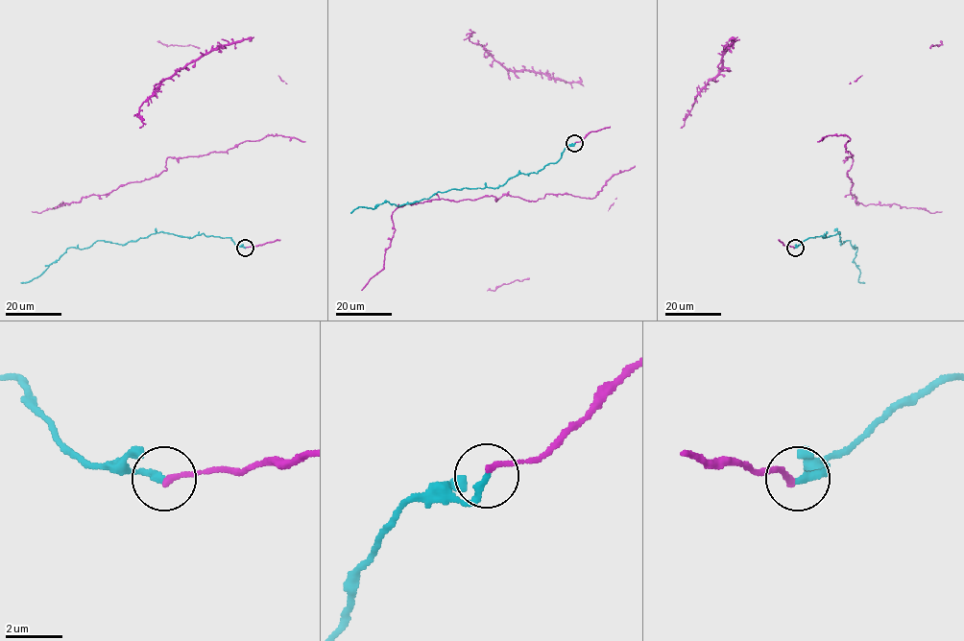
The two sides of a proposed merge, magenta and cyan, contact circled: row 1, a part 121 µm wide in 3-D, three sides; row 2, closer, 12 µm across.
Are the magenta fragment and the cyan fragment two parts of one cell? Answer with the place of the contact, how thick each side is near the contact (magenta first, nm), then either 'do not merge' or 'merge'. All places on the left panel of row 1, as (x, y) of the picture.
at (245, 248); 220 nm thick on the magenta side, 240 nm on the other; merge

